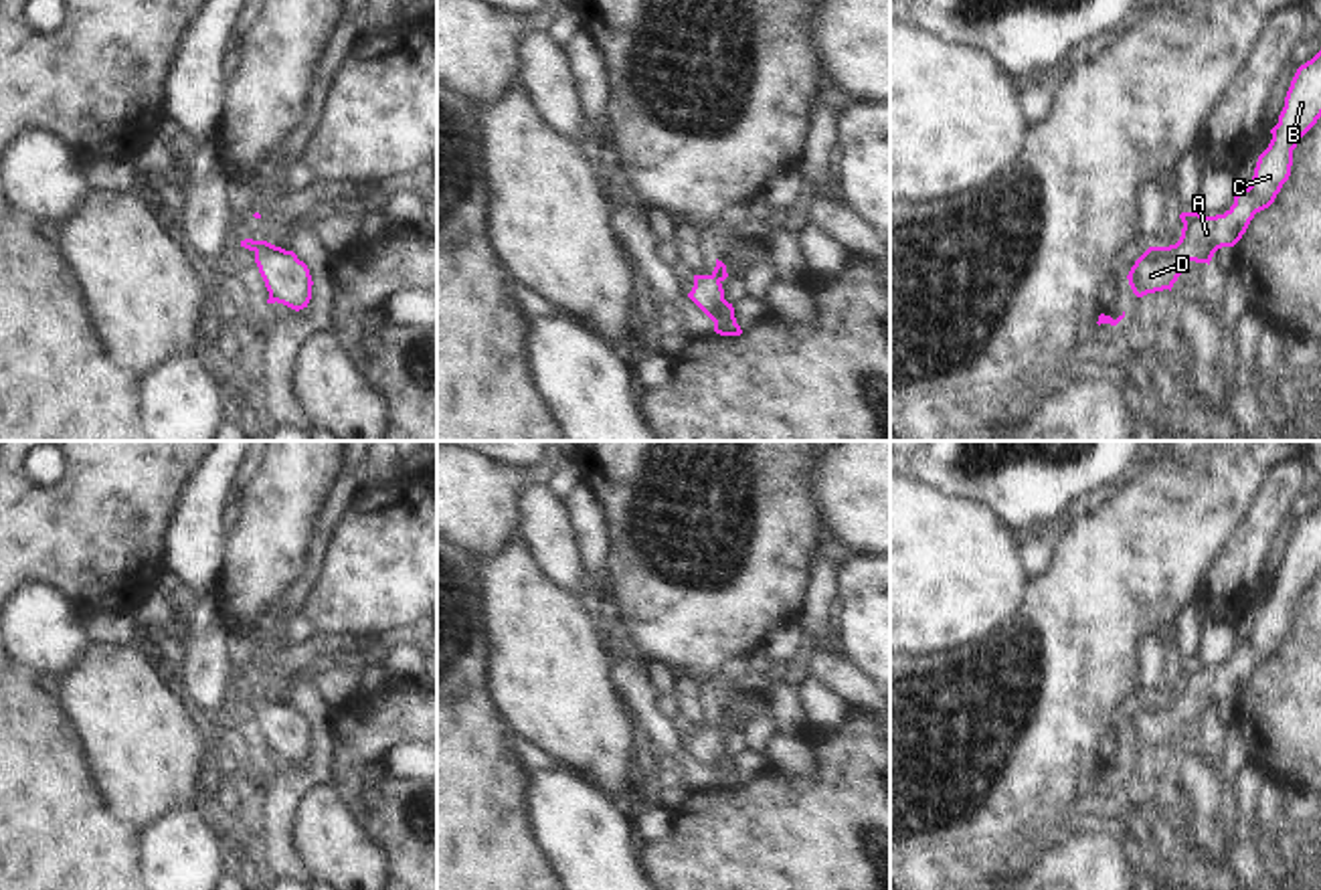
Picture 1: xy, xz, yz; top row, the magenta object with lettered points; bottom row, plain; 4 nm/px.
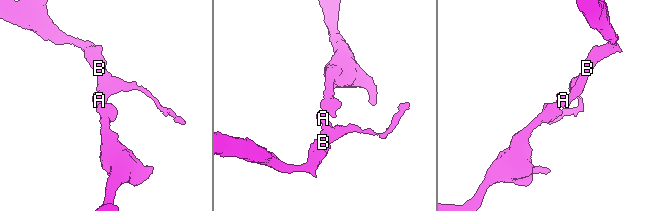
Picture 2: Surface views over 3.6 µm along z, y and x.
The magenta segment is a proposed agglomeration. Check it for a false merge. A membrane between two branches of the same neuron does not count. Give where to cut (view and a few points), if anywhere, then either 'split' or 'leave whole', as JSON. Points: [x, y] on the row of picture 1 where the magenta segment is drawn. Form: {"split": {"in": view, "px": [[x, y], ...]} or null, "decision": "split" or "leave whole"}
{"split": null, "decision": "leave whole"}

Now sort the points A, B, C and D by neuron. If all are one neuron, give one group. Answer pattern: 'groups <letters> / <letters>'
groups A B C D

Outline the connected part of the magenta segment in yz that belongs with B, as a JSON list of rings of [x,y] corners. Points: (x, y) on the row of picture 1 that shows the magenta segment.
[[[1321,51],[1301,65],[1291,81],[1272,140],[1258,156],[1248,188],[1216,216],[1181,212],[1181,237],[1169,247],[1149,247],[1131,267],[1127,279],[1137,297],[1173,287],[1185,267],[1212,261],[1222,247],[1234,247],[1256,212],[1268,208],[1291,176],[1293,150],[1321,117]]]

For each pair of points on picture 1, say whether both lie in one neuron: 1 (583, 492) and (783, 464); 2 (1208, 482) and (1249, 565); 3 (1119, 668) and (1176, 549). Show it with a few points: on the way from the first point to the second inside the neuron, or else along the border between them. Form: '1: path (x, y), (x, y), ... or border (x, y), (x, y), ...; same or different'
1: border (587, 482), (605, 512), (607, 535); different
2: border (1259, 488), (1259, 494), (1228, 535), (1210, 571); different
3: path (1119, 638), (1119, 605), (1146, 579); same

